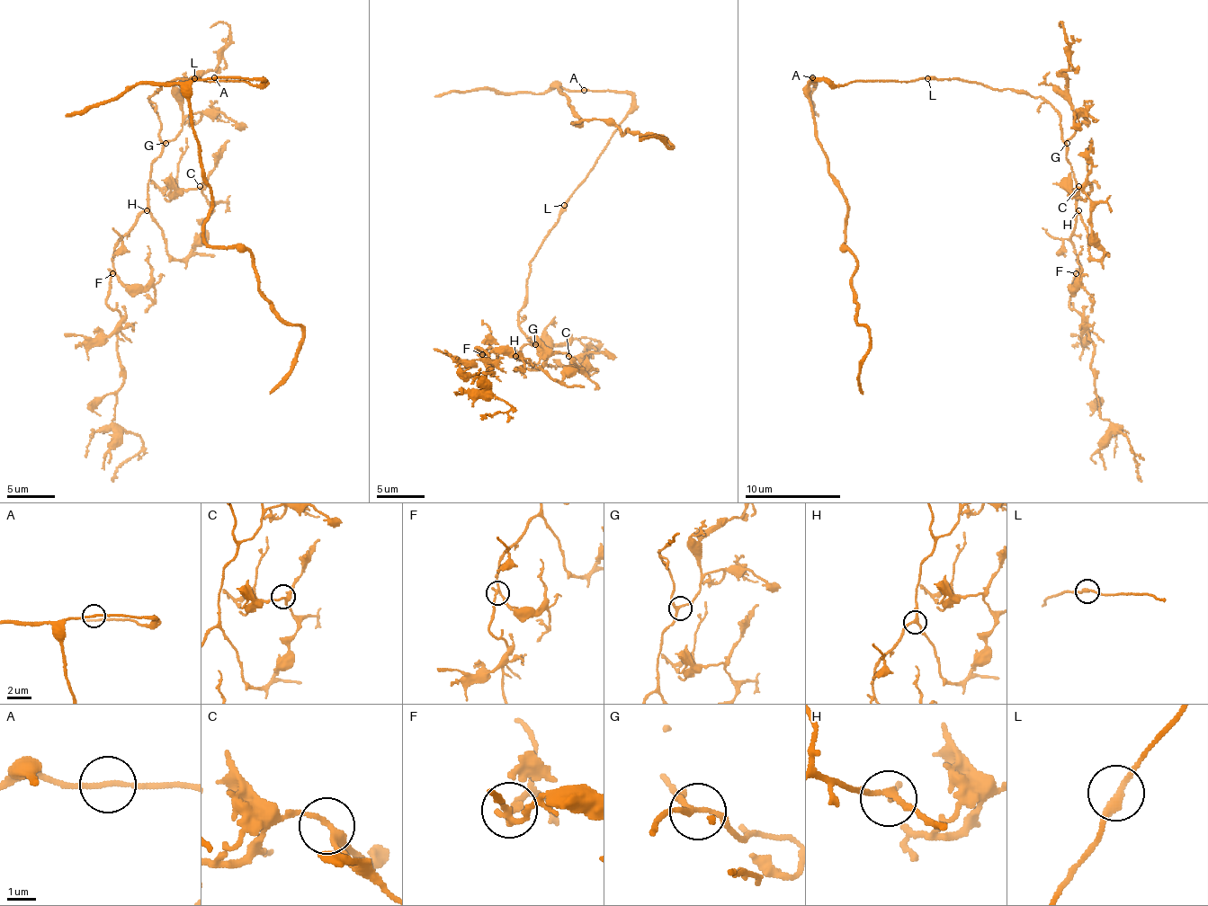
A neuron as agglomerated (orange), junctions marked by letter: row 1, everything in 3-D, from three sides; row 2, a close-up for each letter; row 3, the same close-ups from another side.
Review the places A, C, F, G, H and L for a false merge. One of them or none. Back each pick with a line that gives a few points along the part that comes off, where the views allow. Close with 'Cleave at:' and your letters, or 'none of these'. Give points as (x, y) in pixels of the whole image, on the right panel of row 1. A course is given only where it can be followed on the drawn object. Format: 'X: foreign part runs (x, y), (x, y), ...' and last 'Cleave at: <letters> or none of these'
Cleave at: none of these

